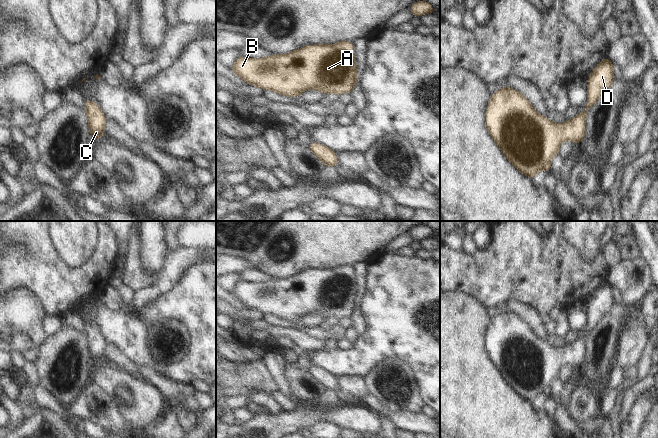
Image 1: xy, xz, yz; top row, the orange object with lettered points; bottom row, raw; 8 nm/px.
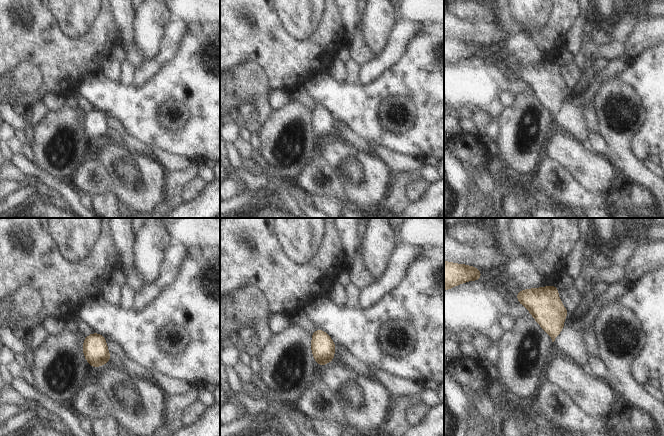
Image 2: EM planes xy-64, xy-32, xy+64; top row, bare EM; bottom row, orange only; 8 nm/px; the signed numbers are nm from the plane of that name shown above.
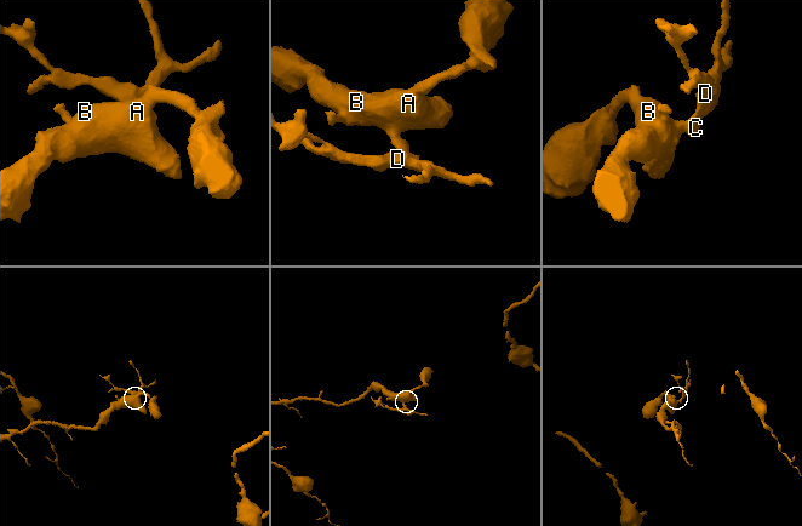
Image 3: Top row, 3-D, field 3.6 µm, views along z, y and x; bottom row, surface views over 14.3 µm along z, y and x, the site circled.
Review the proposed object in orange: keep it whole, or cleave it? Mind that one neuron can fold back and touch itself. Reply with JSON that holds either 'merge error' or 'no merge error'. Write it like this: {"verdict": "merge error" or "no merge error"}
{"verdict": "no merge error"}

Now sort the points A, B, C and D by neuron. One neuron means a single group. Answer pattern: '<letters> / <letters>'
A B C D

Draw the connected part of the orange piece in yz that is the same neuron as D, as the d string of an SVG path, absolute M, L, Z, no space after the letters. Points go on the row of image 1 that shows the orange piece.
M605 57L590 73L588 78L588 100L586 108L573 119L563 124L555 124L536 112L528 99L519 91L509 87L500 88L491 95L486 110L486 127L492 140L496 142L508 161L523 175L533 178L540 170L551 171L550 161L559 154L559 145L569 139L577 145L584 138L586 115L612 85L615 77L613 62Z

